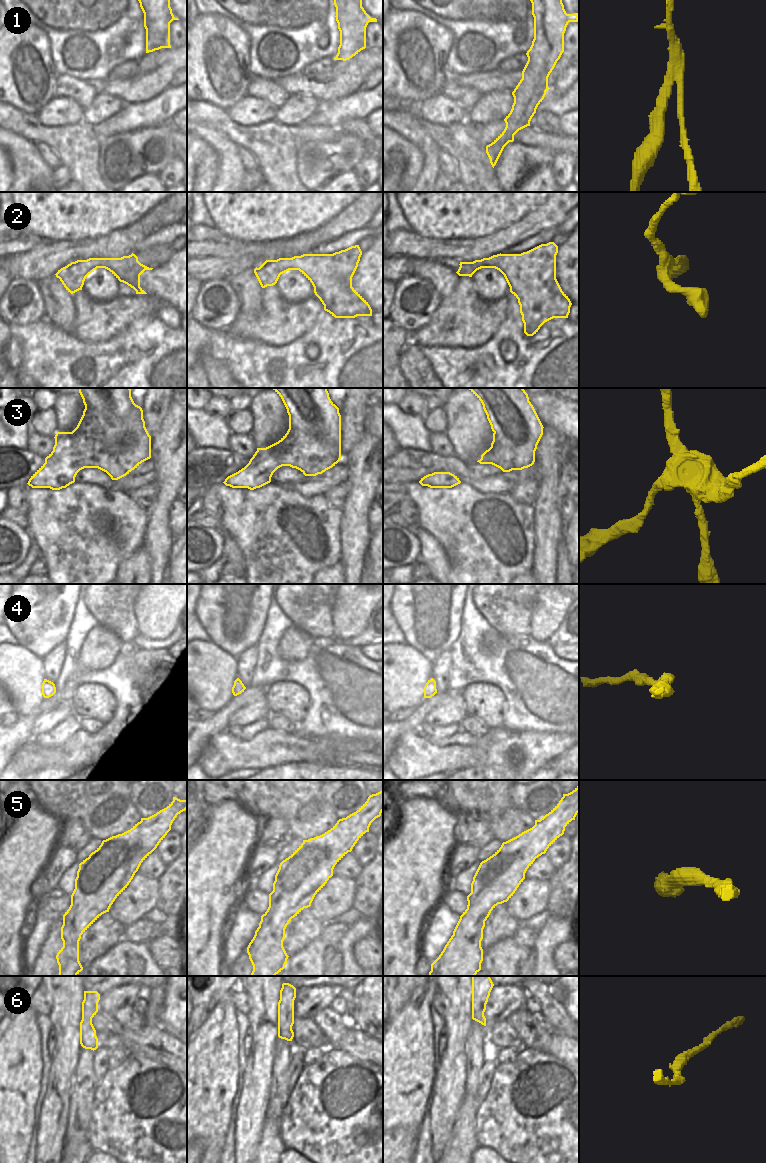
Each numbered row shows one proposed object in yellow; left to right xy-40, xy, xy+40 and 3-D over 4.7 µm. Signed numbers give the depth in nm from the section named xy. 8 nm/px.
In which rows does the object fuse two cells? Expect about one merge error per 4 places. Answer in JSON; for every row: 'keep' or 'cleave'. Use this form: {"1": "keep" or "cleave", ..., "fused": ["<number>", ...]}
{"1": "cleave", "2": "keep", "3": "cleave", "4": "keep", "5": "keep", "6": "keep", "fused": ["1", "3"]}

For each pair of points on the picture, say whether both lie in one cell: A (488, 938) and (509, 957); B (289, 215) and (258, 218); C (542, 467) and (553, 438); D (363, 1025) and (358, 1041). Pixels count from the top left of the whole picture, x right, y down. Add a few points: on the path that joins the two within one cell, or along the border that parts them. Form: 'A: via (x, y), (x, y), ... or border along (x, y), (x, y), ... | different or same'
A: border along (512, 937), (504, 937), (483, 950) | different
B: via (281, 215), (266, 215) | same
C: via (544, 460), (547, 445) | same
D: border along (351, 1023), (372, 1037) | different

